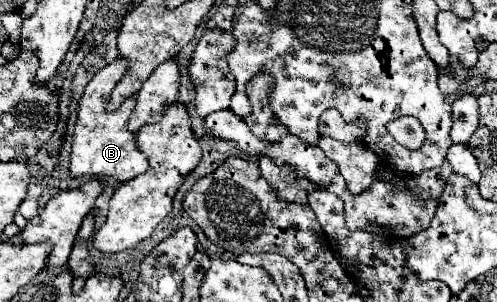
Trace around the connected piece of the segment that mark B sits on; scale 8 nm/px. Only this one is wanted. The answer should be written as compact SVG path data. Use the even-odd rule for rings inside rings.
M119 57L113 63L105 65L85 87L85 93L81 97L81 107L79 107L79 119L75 125L75 141L73 141L73 151L71 151L71 175L73 177L113 177L119 183L131 181L133 177L141 175L147 171L149 163L147 157L137 149L135 133L129 133L127 121L133 113L136 105L136 96L131 96L121 104L121 109L107 111L107 101L111 97L111 91L115 85L121 81L129 67L129 61Z

